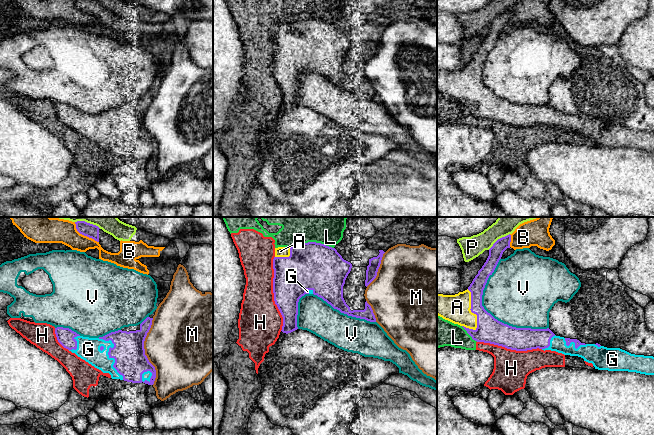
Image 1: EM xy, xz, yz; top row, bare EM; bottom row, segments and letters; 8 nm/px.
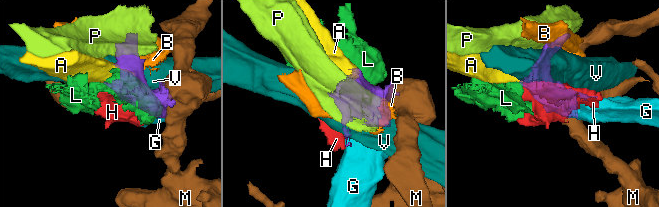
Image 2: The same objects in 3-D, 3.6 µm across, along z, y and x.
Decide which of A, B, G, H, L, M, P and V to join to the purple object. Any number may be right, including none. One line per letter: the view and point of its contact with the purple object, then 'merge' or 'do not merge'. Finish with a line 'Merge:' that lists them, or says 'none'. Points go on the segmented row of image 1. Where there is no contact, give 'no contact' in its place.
A: meets purple in yz at (470, 309); merge
B: meets purple in xy at (84, 235); do not merge
G: meets purple in xy at (108, 354); merge
H: meets purple in xz at (273, 292); do not merge
L: meets purple in xz at (311, 242); do not merge
M: meets purple in xy at (144, 351); do not merge
P: meets purple in yz at (498, 239); do not merge
V: meets purple in yz at (490, 314); do not merge
Merge: A, G

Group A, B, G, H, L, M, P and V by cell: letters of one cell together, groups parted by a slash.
A G / B / H L / M / P / V

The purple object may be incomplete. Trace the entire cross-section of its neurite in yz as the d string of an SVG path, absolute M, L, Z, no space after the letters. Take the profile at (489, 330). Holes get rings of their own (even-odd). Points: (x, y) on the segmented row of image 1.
M511 235L498 239L489 249L489 256L478 271L467 290L455 295L443 295L437 293L437 315L454 324L462 326L467 333L477 342L490 343L516 351L532 349L551 350L564 355L578 356L588 363L592 363L595 369L608 371L628 371L645 375L654 375L654 357L631 354L620 348L607 348L600 344L585 344L577 339L556 336L549 328L531 329L516 328L504 324L495 319L482 306L482 295L487 280L494 272L503 252L510 248Z

